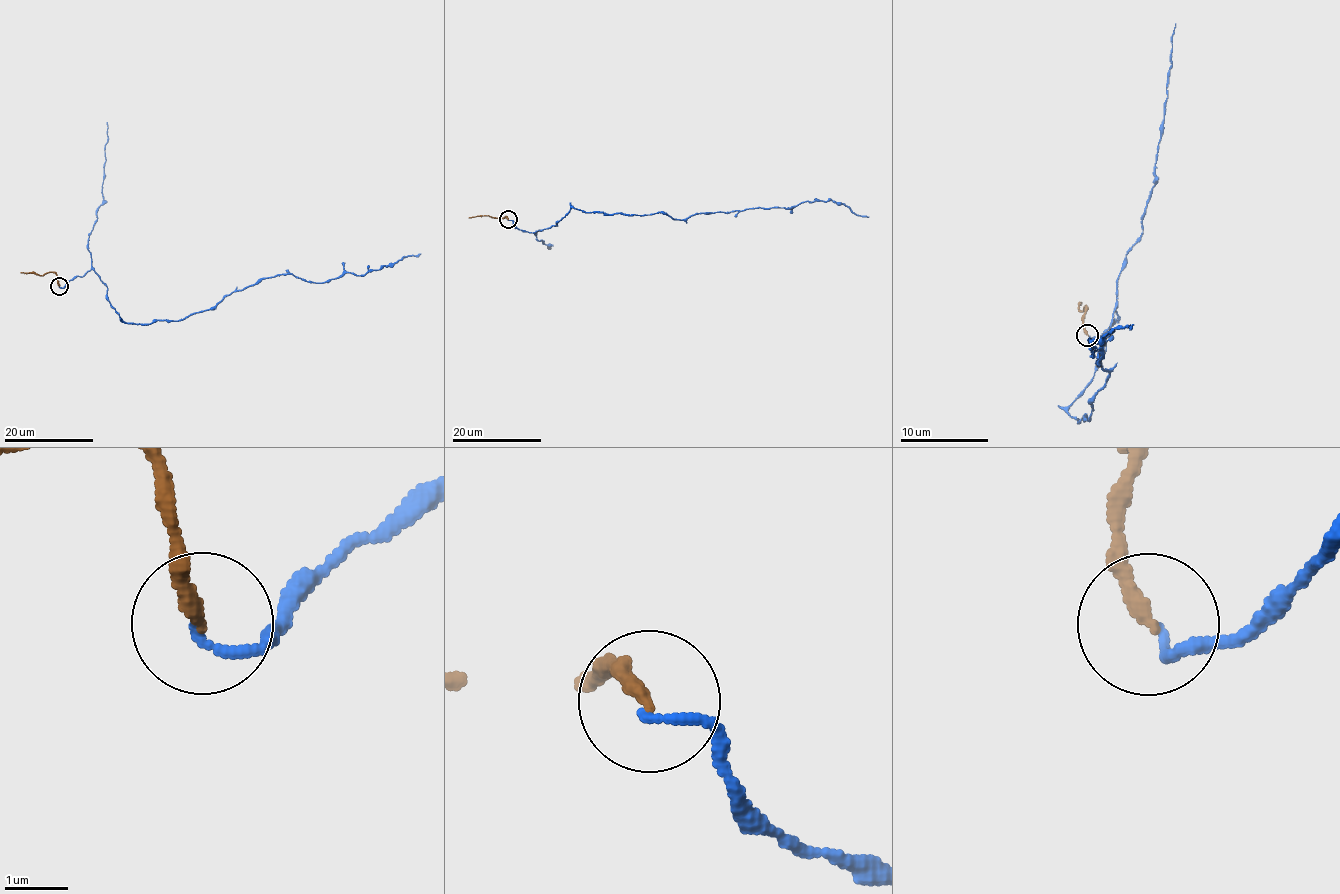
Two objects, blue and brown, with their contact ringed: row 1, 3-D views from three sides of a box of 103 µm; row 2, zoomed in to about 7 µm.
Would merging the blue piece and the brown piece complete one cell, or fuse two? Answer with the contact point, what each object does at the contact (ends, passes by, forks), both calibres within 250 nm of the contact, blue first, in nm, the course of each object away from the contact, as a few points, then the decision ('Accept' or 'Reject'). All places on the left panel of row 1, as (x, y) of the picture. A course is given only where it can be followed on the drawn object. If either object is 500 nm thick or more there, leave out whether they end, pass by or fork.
Place: (59, 286). At the ring blue ends. At the ring brown ends. Thickness 120 nm (blue) against 240 nm. Course of blue: (58, 286), (93, 269), (122, 320), (151, 324), (213, 309), (262, 279), (292, 273), (328, 282), (420, 253). Course of brown: (59, 286), (57, 276), (52, 272), (40, 275), (21, 272). Accept

